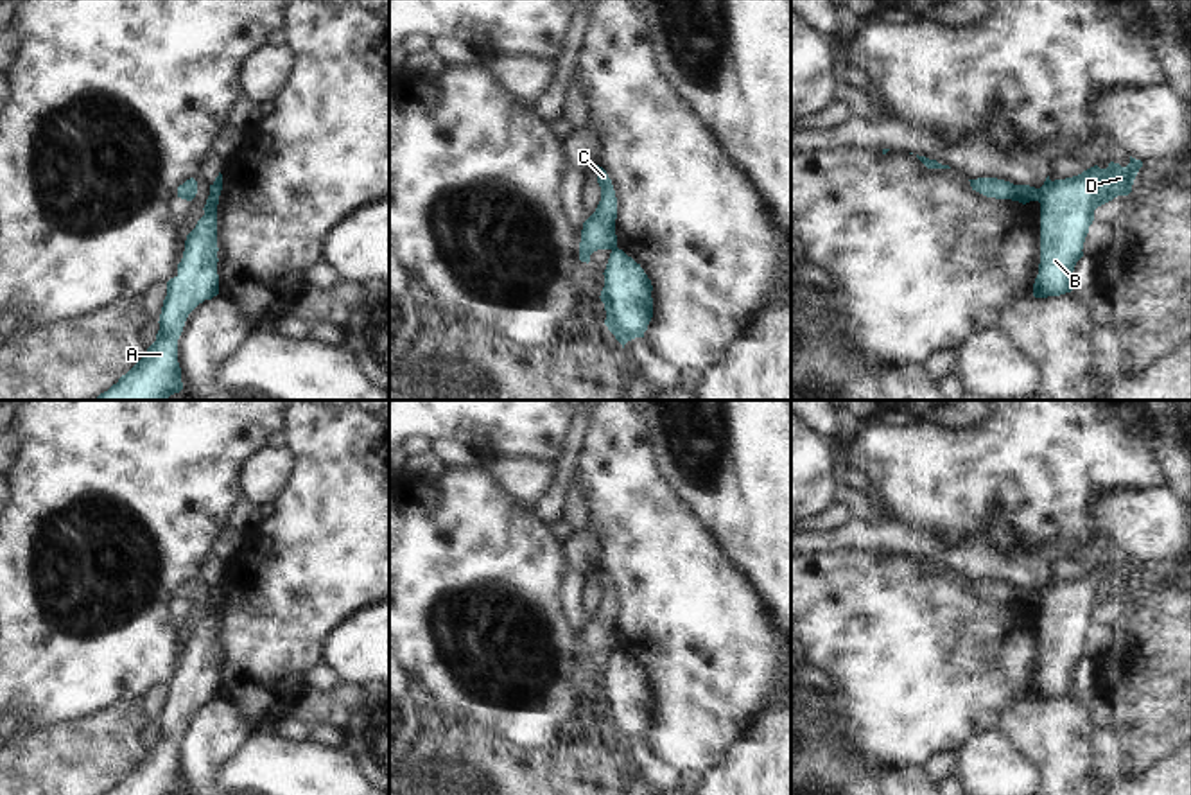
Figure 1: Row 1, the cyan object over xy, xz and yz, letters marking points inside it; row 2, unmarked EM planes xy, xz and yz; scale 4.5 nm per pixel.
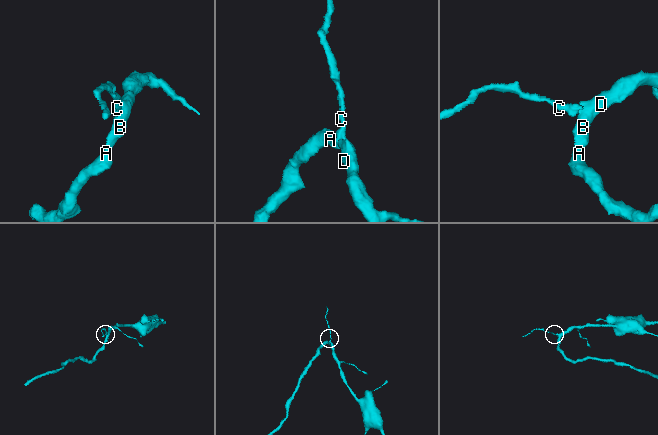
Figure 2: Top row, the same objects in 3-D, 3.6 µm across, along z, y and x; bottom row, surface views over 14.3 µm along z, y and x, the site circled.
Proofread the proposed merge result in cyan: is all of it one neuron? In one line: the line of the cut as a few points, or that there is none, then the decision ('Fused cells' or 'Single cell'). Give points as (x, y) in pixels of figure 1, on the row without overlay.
Split along yz (1039, 591), (1041, 603). Fused cells

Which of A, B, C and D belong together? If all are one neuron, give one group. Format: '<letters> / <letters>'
A B D / C

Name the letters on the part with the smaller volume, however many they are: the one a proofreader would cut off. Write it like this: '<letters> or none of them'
C

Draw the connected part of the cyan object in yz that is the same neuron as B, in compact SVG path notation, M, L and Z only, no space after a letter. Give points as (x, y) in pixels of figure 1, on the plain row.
M1130 558L1126 569L1110 563L1107 571L1094 567L1073 580L1046 580L1040 589L1040 666L1033 686L1035 700L1073 693L1071 678L1083 659L1094 612L1117 598L1128 598L1141 569L1143 563Z

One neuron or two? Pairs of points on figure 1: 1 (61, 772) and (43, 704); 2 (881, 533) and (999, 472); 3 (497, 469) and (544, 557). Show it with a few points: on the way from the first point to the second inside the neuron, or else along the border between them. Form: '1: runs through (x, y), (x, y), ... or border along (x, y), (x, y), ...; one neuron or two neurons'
1: border along (90, 715), (79, 720), (24, 725); two neurons
2: border along (903, 521), (931, 528), (942, 539); two neurons
3: border along (483, 467), (503, 489), (530, 508); two neurons

